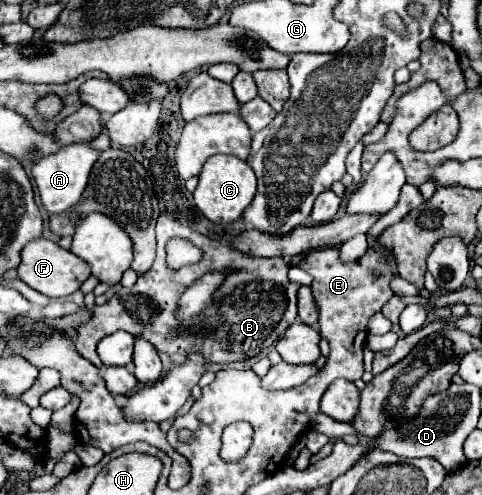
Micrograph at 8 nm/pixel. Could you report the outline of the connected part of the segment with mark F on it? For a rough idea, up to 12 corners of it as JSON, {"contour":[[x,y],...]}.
{"contour":[[38,237],[22,249],[18,277],[46,297],[66,297],[90,265]]}

